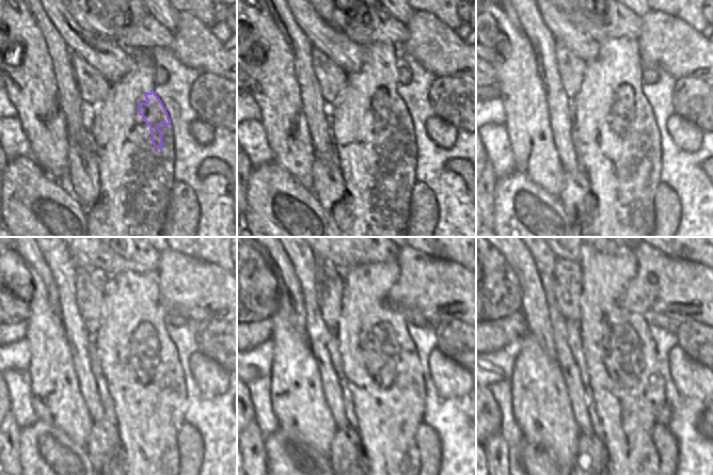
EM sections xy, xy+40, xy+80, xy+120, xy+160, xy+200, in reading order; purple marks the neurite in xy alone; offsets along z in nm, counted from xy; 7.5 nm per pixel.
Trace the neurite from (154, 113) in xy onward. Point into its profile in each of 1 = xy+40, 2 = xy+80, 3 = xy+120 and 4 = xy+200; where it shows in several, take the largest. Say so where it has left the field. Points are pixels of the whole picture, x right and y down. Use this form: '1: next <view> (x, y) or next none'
1: next xy+40 (391, 106)
2: next xy+80 (632, 106)
3: next xy+120 (155, 347)
4: next xy+200 (627, 350)

